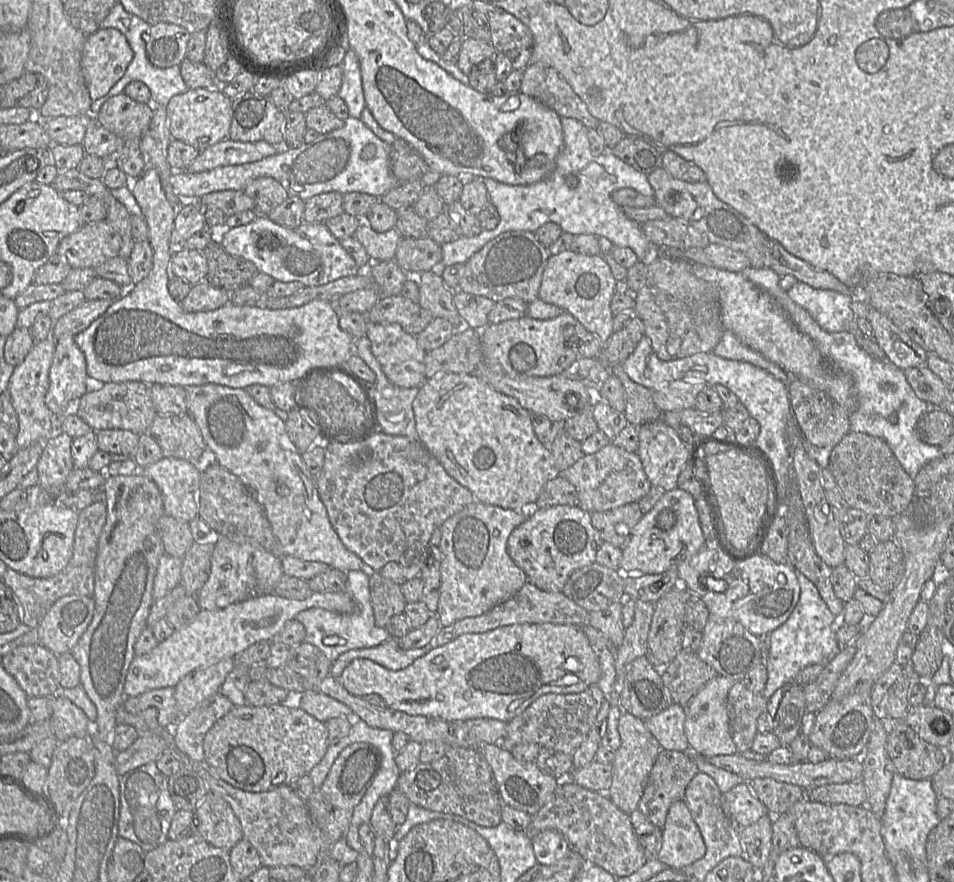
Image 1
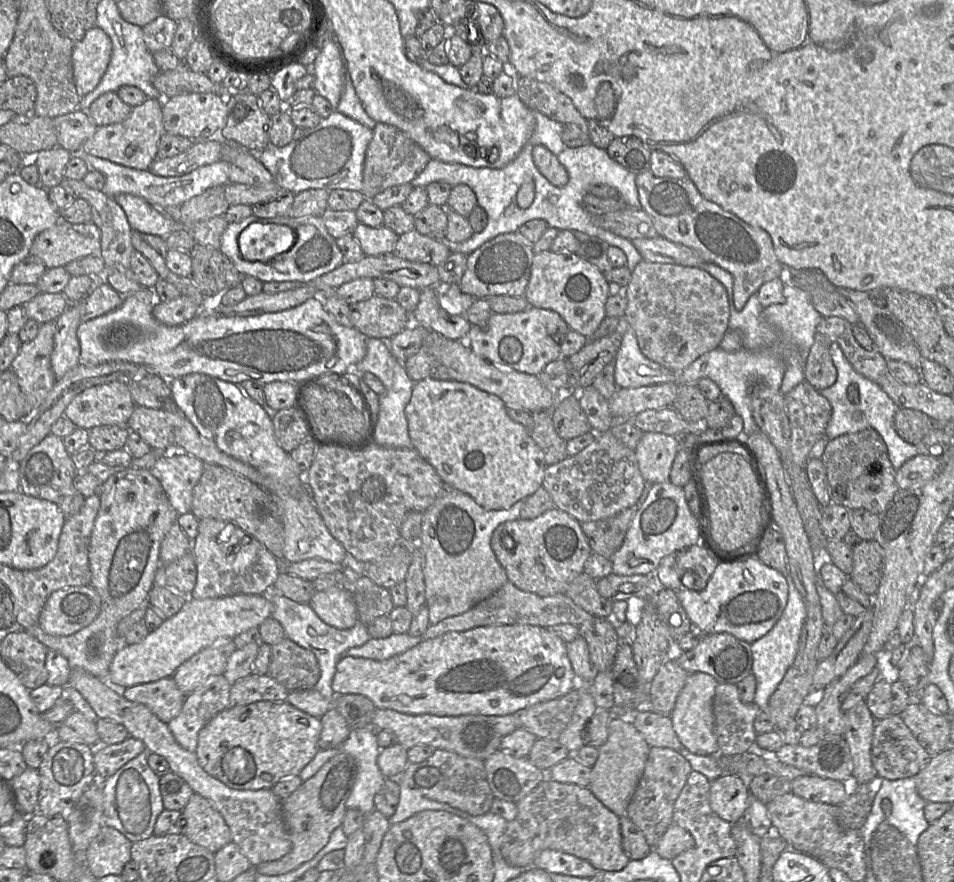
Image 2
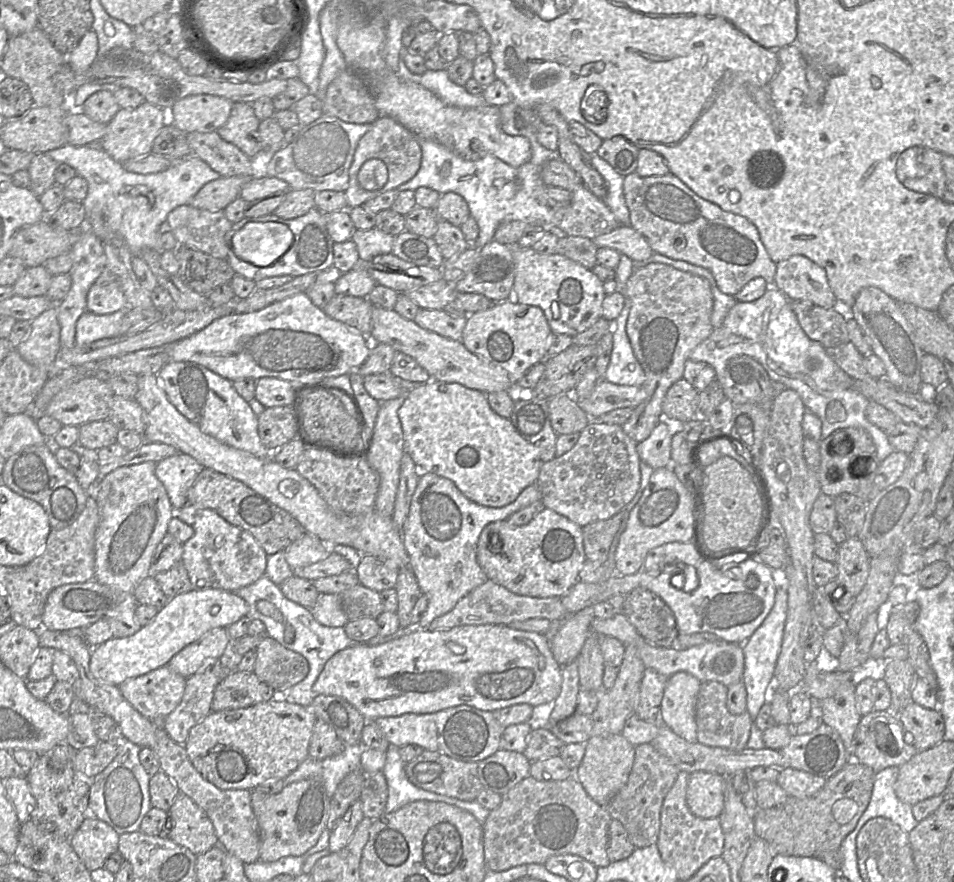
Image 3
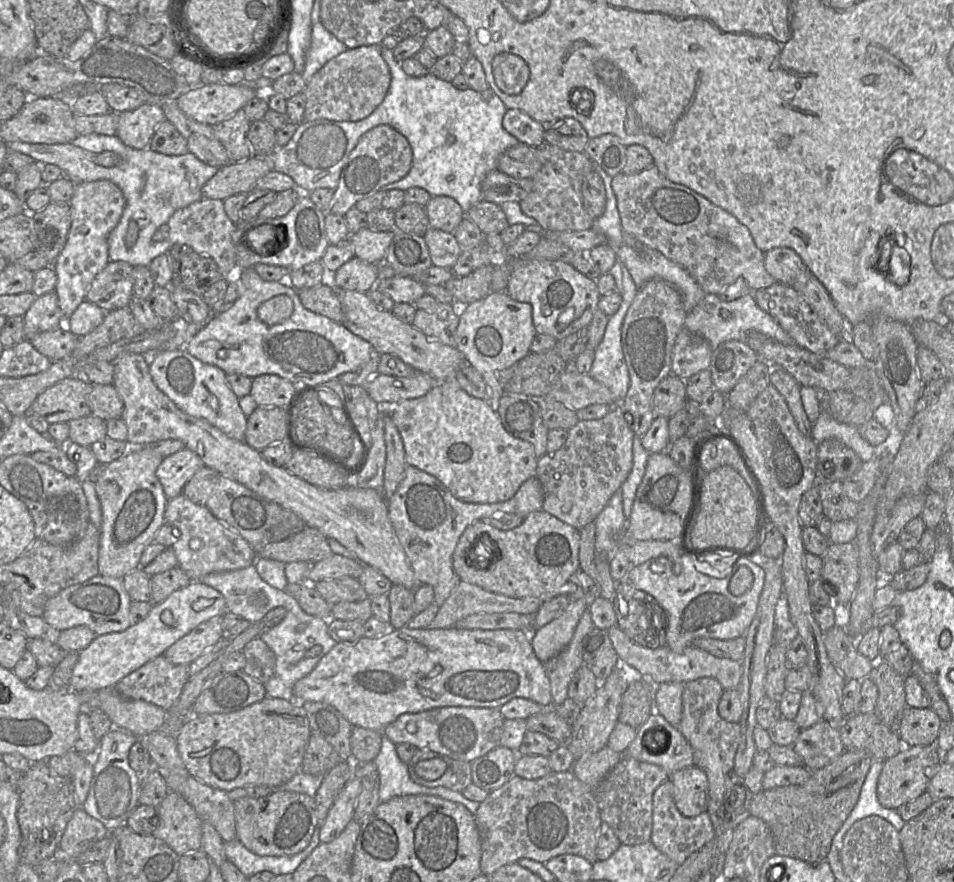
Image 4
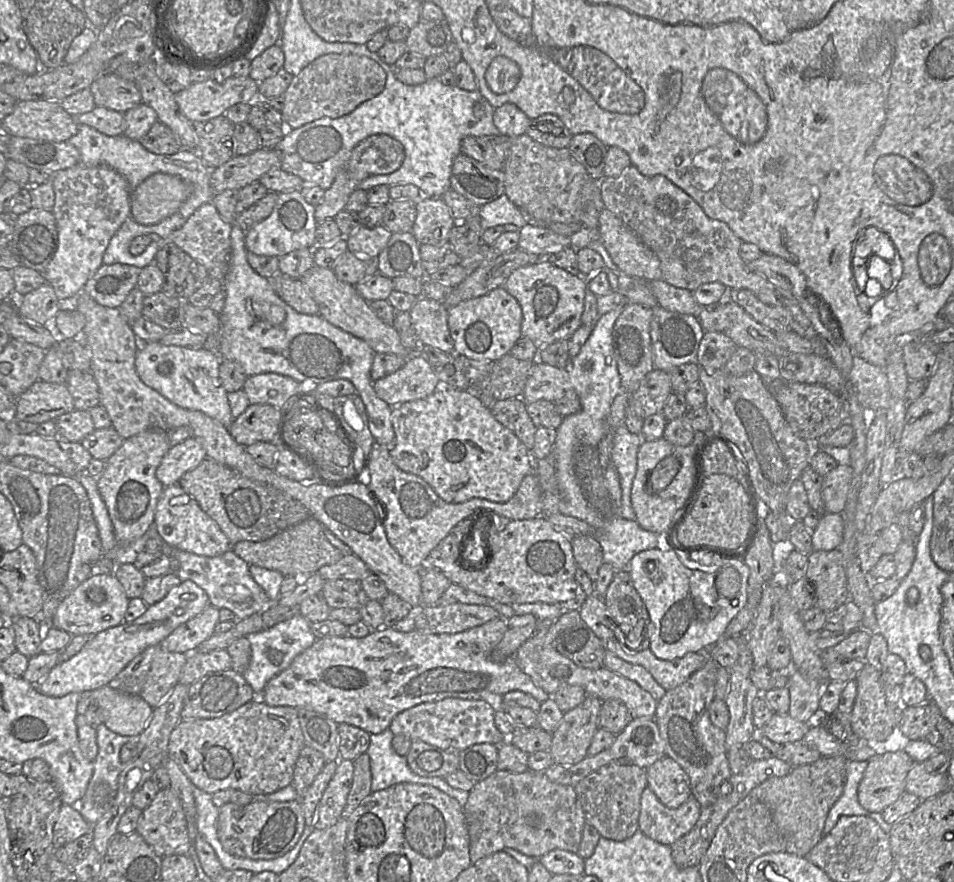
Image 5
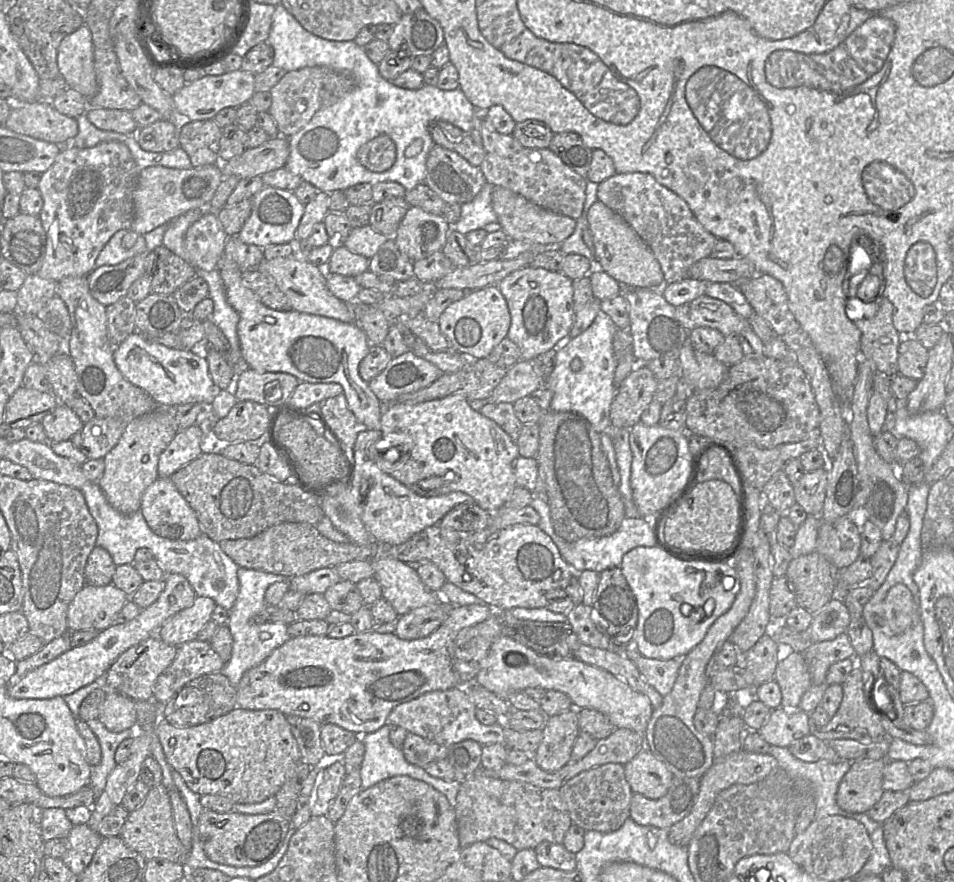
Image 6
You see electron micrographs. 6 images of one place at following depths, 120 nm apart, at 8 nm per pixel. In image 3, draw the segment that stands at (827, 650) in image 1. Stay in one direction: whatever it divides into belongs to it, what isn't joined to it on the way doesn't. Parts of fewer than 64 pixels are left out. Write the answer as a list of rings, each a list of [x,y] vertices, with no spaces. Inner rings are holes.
[[[784,569],[773,571],[773,577],[778,582],[774,606],[752,636],[742,644],[744,653],[744,672],[742,681],[747,691],[746,712],[754,720],[764,703],[769,702],[770,689],[774,688],[774,671],[781,650],[784,627],[788,608],[788,592],[785,585]]]

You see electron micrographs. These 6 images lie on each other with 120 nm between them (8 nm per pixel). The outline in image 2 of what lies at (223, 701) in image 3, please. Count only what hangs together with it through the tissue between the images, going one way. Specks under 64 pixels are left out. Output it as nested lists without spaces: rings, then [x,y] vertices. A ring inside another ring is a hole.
[[[252,673],[230,687],[230,706],[257,701],[286,701],[289,691],[268,674]]]

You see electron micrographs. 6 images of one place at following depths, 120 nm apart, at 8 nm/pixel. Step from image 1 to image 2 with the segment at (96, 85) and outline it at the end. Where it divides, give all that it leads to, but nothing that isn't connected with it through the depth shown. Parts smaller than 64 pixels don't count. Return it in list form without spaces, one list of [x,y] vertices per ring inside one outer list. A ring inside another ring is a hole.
[[[97,26],[90,29],[81,41],[75,43],[72,64],[80,99],[99,84],[109,65],[111,54],[112,41]]]

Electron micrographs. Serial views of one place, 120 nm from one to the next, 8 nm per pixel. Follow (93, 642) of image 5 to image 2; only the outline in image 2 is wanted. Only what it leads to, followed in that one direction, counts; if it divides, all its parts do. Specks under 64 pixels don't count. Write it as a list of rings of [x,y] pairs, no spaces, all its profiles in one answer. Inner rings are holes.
[[[233,595],[200,600],[188,597],[177,614],[164,619],[163,623],[156,630],[149,632],[144,640],[137,644],[123,643],[111,662],[109,674],[105,680],[112,687],[124,689],[172,677],[180,665],[202,649],[225,639],[233,639],[250,628],[258,628],[264,620],[271,617],[273,609],[273,603],[263,595]]]

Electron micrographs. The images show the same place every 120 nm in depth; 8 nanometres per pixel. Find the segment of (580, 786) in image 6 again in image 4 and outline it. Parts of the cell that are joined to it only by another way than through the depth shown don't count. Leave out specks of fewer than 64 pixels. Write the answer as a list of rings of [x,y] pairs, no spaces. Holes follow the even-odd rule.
[[[629,756],[621,761],[594,788],[600,817],[607,823],[620,842],[625,845],[638,845],[650,841],[652,832],[652,809],[654,791],[668,780],[670,773],[655,764],[641,762]]]

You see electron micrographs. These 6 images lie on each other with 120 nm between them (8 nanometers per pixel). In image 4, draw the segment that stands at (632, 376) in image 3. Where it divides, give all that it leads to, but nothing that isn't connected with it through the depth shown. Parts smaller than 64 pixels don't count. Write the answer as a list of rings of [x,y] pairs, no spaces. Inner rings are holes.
[[[623,265],[622,293],[620,293],[622,303],[617,312],[608,318],[603,339],[594,350],[594,360],[589,372],[591,377],[611,391],[618,405],[625,398],[630,385],[630,376],[621,344],[621,330],[637,291],[631,275]]]

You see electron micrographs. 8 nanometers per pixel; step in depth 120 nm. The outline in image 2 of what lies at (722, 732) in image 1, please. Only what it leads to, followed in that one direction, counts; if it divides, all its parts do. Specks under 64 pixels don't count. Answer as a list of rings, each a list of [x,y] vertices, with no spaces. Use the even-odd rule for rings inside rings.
[[[690,672],[684,687],[680,691],[669,717],[673,729],[683,748],[701,756],[717,756],[719,747],[714,735],[713,699],[718,681],[704,672]]]

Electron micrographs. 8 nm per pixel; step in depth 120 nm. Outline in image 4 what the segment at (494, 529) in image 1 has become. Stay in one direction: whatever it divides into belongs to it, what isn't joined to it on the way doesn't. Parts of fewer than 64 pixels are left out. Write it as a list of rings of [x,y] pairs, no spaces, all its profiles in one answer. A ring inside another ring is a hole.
[[[407,465],[404,478],[400,482],[398,489],[387,499],[388,513],[398,542],[407,557],[418,584],[430,585],[434,590],[434,600],[427,609],[414,615],[407,623],[406,627],[419,629],[430,626],[441,605],[460,582],[459,577],[453,569],[453,554],[460,536],[470,524],[478,520],[489,520],[501,514],[517,514],[525,518],[530,513],[542,510],[543,500],[542,485],[538,478],[534,476],[525,481],[516,494],[508,501],[498,503],[463,502],[454,497],[447,487],[436,477],[414,466]]]

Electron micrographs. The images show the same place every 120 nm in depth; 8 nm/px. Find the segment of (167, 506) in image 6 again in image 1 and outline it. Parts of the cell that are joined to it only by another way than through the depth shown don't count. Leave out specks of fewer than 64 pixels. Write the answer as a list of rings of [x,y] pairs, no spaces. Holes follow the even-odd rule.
[[[215,536],[210,576],[195,597],[201,609],[219,610],[250,598],[274,594],[283,575],[281,558],[255,542],[237,542]]]

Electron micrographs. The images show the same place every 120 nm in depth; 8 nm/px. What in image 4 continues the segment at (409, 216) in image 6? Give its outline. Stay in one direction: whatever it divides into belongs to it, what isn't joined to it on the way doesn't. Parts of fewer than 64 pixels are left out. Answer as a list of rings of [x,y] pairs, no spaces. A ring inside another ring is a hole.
[[[433,196],[425,206],[429,227],[453,233],[466,218],[460,204],[448,196]]]

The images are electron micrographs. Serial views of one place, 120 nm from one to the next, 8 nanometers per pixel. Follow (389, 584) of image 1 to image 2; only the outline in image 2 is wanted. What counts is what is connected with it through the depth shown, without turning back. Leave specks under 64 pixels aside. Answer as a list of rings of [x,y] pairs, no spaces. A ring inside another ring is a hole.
[[[366,575],[360,576],[349,589],[354,596],[359,622],[363,624],[389,615],[395,607],[389,589],[377,585]]]

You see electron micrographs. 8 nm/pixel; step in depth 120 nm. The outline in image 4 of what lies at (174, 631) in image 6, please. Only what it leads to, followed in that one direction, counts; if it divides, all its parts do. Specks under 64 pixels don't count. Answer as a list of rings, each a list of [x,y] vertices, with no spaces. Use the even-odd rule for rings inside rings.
[[[214,616],[177,640],[164,652],[164,655],[174,664],[189,665],[224,635],[222,616]]]

